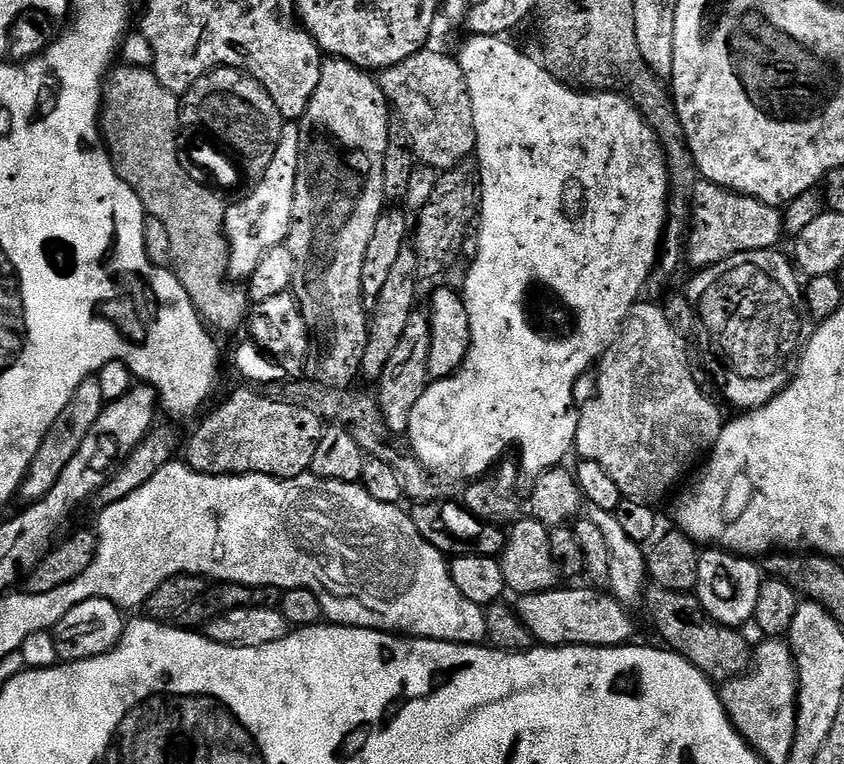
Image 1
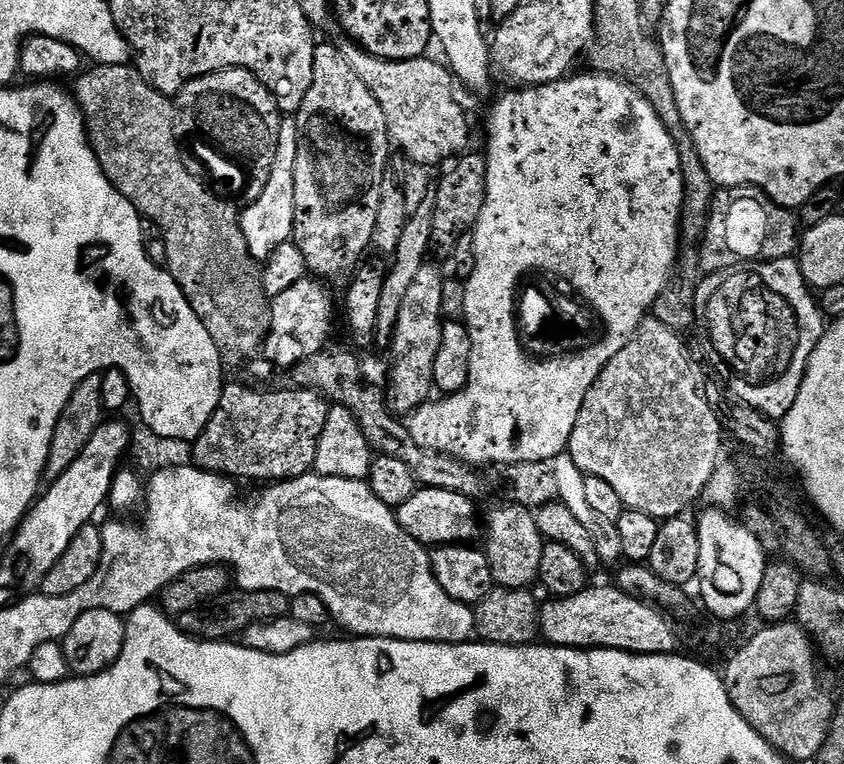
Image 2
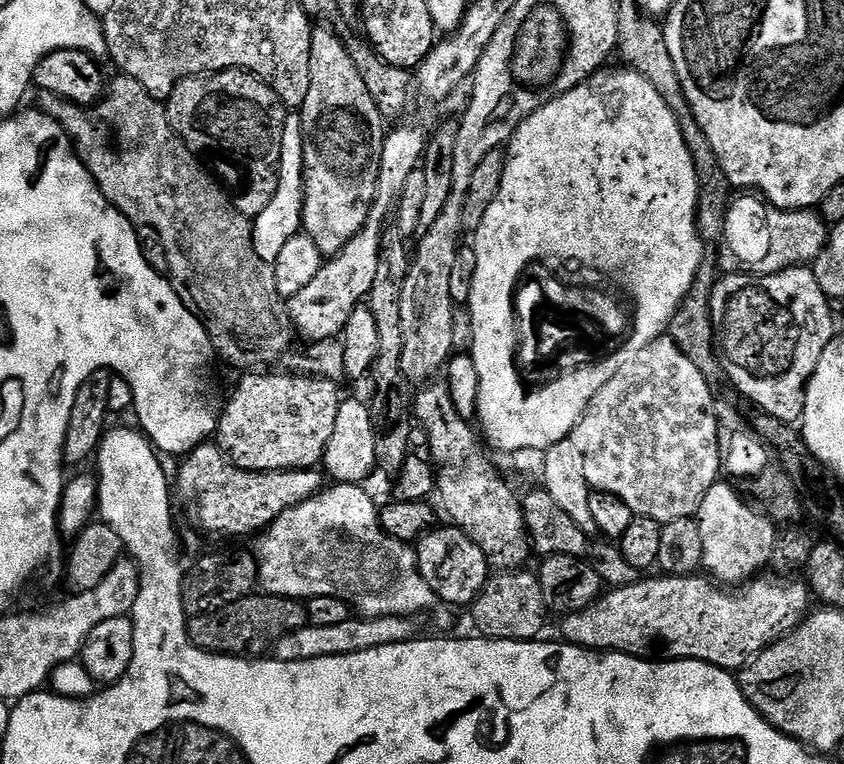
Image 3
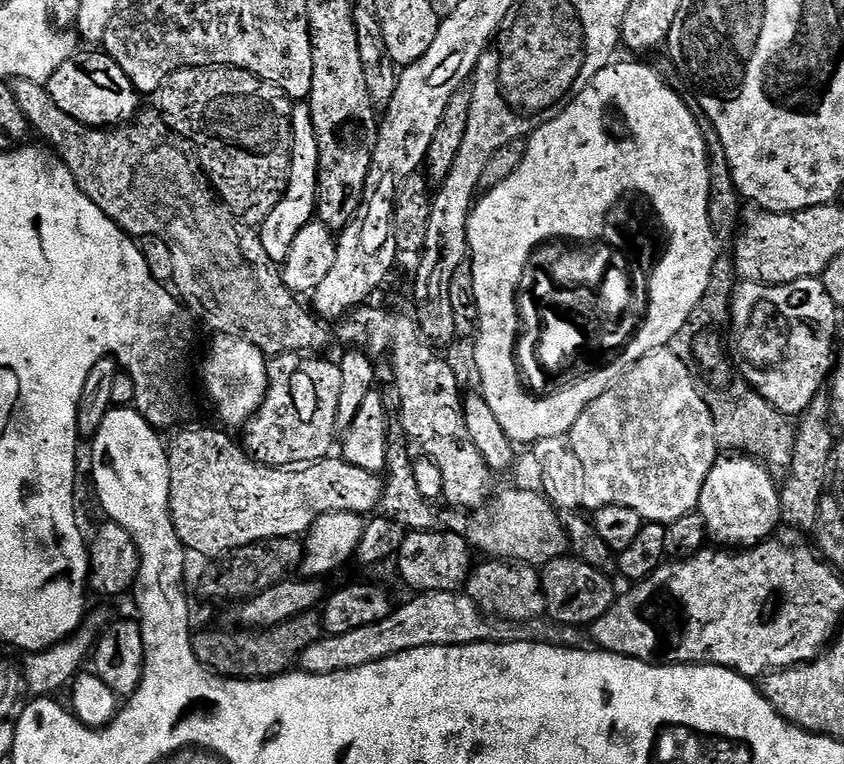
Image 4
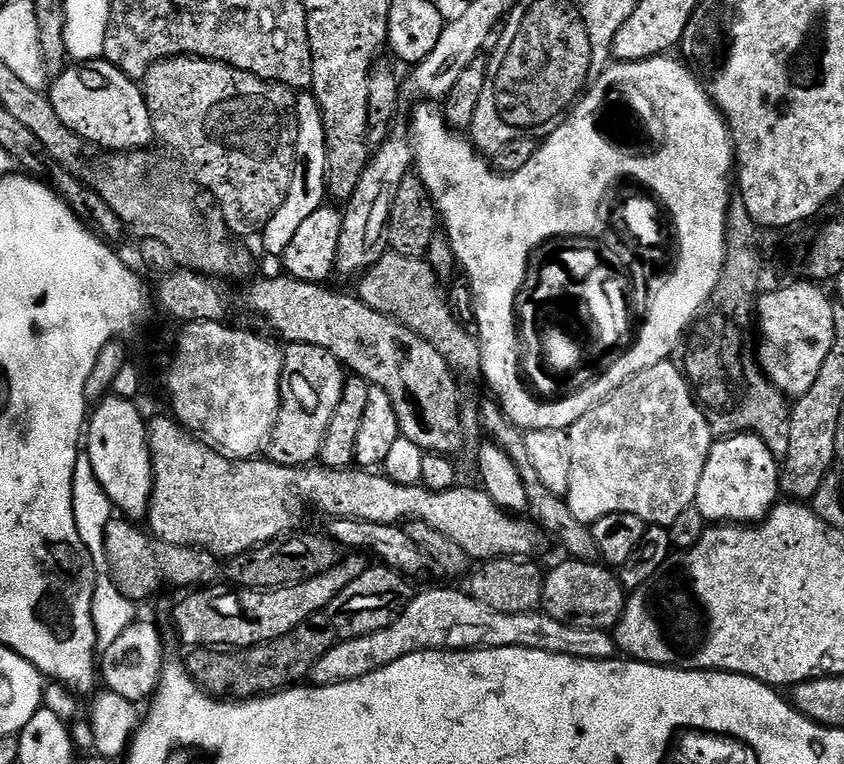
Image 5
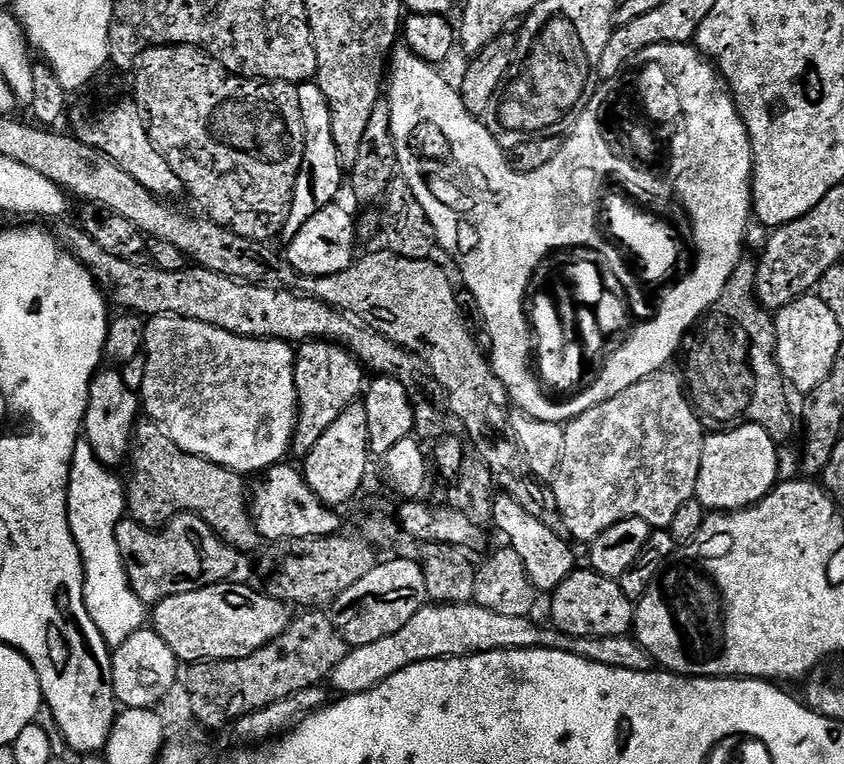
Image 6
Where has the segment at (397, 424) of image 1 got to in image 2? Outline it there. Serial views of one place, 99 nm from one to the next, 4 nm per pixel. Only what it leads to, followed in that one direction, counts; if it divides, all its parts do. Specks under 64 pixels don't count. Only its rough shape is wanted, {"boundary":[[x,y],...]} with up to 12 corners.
{"boundary":[[426,262],[402,298],[388,409],[429,403],[446,323],[444,280]]}

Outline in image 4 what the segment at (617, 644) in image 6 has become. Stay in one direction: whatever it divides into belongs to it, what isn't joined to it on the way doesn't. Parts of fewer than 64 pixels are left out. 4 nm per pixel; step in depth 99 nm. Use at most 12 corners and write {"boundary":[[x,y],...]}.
{"boundary":[[463,591],[421,592],[374,626],[321,636],[298,661],[334,674],[431,644],[579,648],[552,622],[489,618]]}

